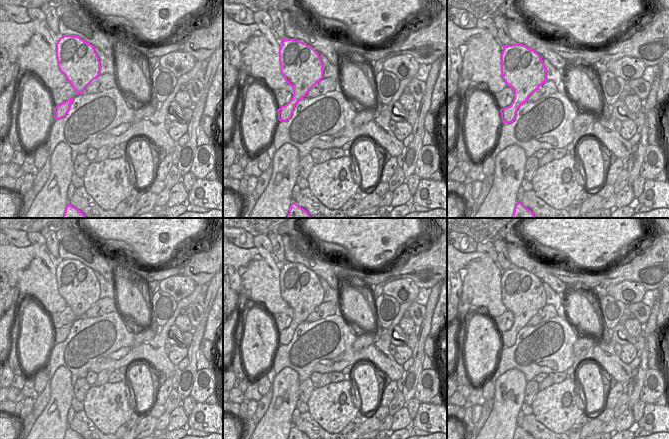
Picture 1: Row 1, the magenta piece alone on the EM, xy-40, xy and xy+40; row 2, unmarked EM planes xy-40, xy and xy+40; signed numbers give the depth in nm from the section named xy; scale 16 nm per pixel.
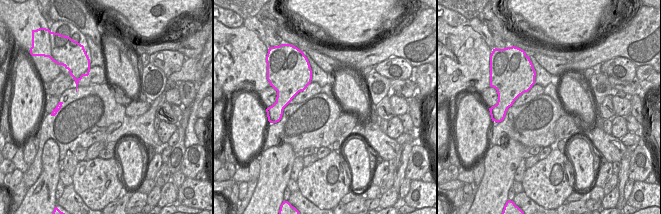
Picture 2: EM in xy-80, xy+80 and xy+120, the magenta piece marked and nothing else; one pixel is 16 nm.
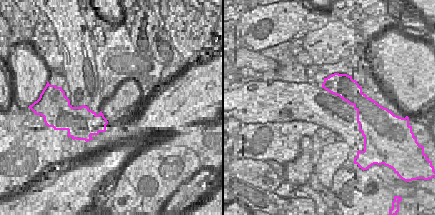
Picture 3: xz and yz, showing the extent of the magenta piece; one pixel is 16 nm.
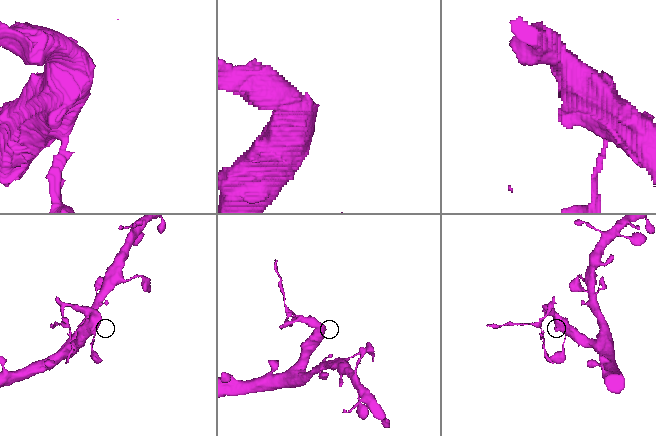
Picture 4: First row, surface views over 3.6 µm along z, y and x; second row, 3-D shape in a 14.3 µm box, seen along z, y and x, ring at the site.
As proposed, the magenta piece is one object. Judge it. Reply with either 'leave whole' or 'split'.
split

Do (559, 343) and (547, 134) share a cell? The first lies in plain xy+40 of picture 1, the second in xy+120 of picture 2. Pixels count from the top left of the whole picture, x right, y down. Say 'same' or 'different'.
same

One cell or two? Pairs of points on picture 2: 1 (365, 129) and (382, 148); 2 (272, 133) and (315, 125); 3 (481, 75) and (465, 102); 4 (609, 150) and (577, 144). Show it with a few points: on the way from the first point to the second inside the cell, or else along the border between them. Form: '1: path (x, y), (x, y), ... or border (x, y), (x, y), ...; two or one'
1: path (370, 134), (379, 143); one
2: path (283, 131), (304, 125); one
3: border (468, 91), (474, 94); two
4: border (586, 138), (596, 150); two

